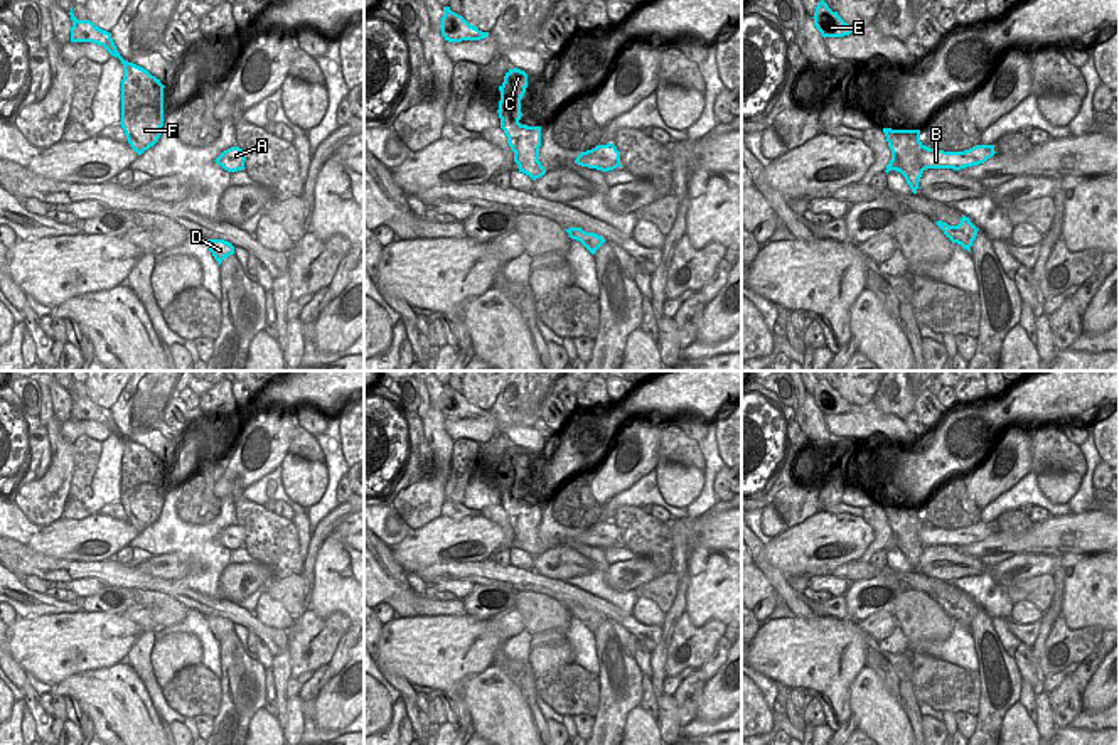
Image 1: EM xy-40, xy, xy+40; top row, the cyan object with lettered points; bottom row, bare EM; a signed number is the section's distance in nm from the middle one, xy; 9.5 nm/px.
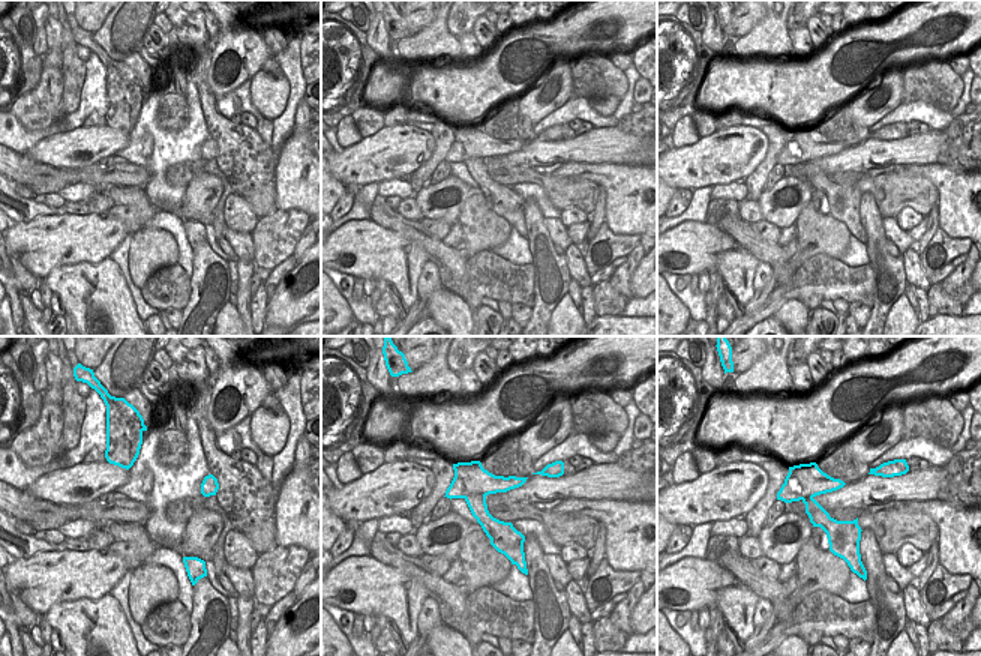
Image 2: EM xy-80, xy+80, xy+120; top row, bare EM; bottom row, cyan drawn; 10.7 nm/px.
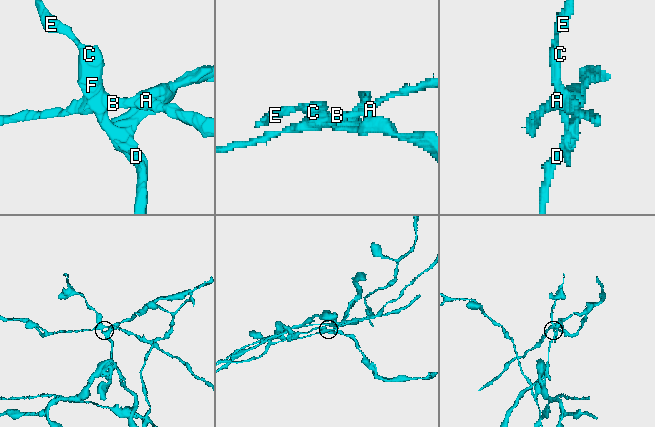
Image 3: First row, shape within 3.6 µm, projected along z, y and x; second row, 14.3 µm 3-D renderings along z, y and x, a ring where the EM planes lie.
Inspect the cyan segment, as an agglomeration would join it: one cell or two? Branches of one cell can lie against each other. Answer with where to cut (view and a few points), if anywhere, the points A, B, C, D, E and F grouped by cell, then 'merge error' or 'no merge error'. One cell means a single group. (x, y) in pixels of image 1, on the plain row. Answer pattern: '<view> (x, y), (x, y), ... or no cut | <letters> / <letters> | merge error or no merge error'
xy (538, 530), (531, 530), (519, 546) | A B / C D E F | merge error

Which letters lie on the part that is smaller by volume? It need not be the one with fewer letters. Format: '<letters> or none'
A, B

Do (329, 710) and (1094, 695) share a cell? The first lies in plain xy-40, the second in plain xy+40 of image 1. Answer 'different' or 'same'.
same

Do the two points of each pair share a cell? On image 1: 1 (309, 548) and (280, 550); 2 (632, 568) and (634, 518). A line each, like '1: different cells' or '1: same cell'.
1: different cells
2: different cells

